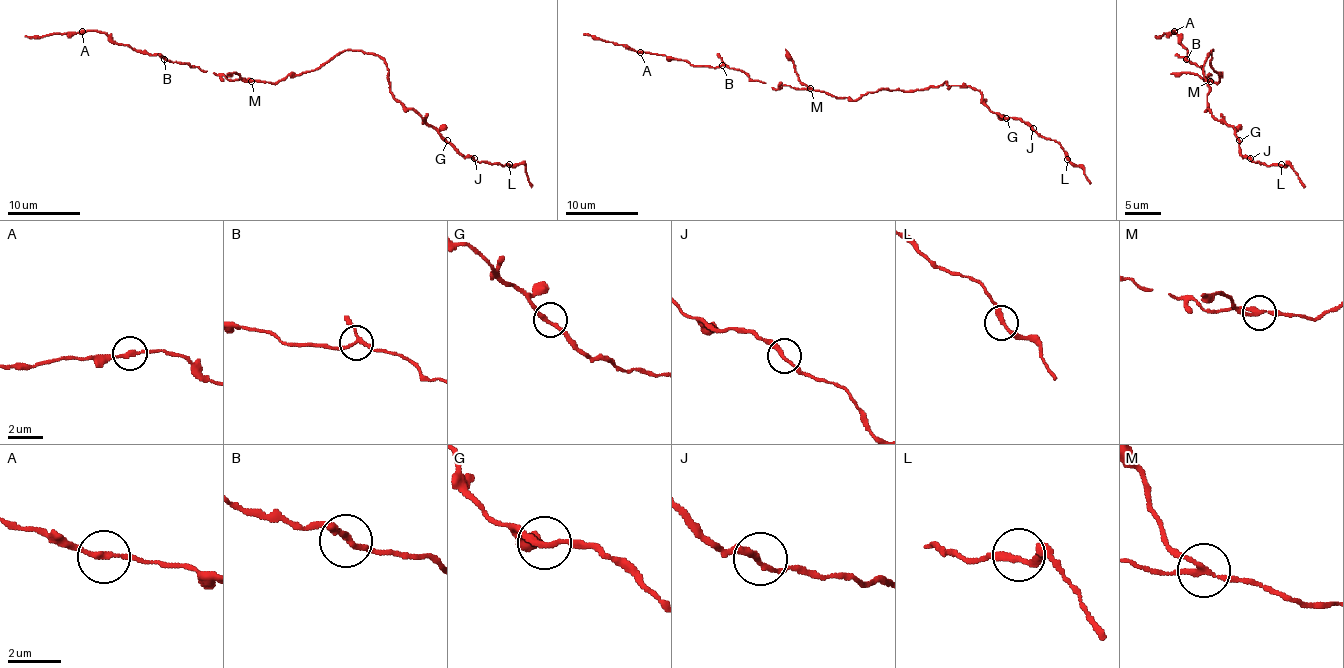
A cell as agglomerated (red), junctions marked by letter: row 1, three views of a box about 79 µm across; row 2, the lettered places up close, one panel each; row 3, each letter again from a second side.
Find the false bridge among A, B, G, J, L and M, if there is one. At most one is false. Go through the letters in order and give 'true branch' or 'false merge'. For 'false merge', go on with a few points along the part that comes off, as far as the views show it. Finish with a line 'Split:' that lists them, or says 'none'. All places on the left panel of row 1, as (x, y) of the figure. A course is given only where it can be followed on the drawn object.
A: true branch
B: true branch
G: true branch
J: true branch
L: true branch
M: false merge; foreign part runs (251, 80), (227, 73)
Split: M

